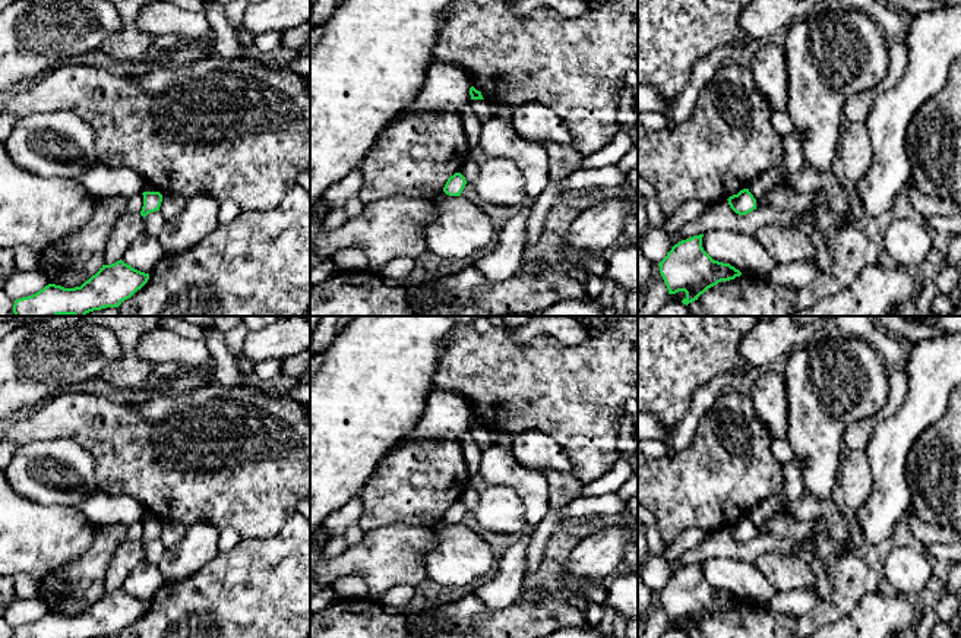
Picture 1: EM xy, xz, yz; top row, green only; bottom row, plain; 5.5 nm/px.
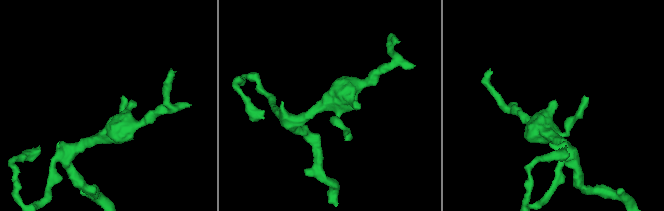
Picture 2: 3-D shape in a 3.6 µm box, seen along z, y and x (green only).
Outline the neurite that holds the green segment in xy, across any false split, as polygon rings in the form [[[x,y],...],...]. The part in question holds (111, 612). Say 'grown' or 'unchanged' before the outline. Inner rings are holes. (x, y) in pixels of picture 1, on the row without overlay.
unchanged; [[[121,587],[102,596],[80,615],[48,612],[38,620],[15,628],[13,638],[101,638],[118,635],[149,607]]]

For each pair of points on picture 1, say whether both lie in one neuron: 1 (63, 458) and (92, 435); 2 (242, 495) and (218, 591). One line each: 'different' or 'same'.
1: different
2: different

